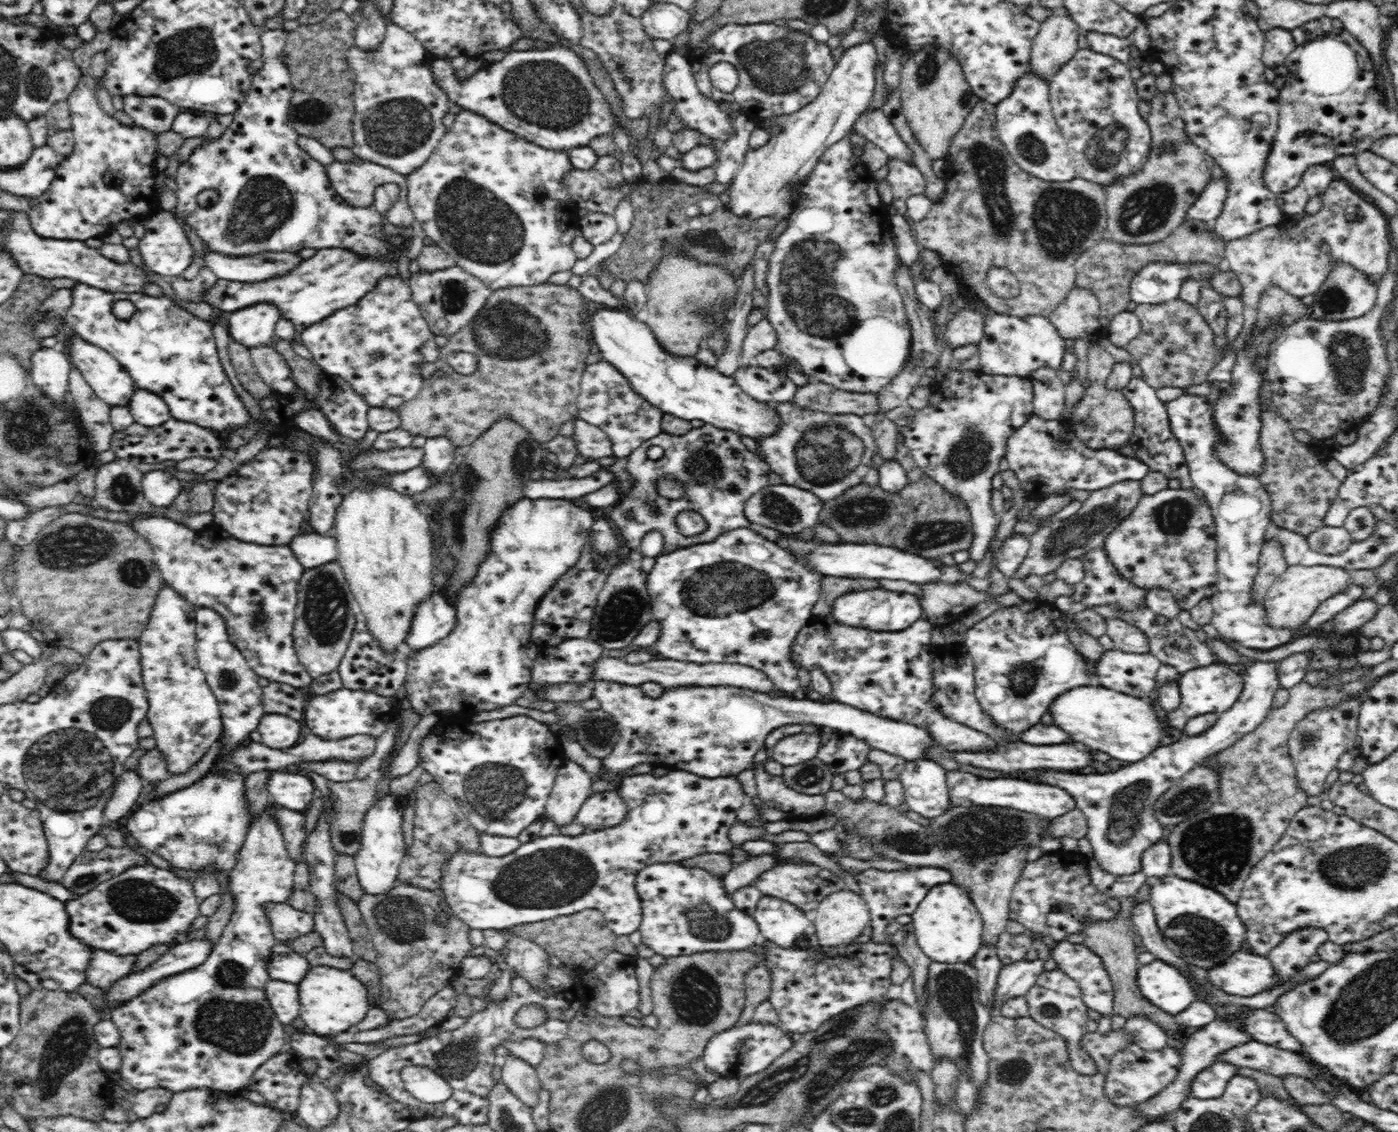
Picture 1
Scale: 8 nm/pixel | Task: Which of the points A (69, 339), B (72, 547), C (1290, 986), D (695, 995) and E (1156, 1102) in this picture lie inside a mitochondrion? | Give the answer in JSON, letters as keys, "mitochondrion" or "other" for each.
{"A":"other","B":"mitochondrion","C":"other","D":"mitochondrion","E":"other"}

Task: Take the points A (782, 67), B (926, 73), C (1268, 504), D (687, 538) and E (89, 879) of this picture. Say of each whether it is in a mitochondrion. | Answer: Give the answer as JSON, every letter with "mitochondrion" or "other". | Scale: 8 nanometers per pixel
{"A":"mitochondrion","B":"mitochondrion","C":"other","D":"other","E":"mitochondrion"}

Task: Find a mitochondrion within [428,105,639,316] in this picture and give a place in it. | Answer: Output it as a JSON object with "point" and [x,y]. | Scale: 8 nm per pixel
{"point":[477,224]}

